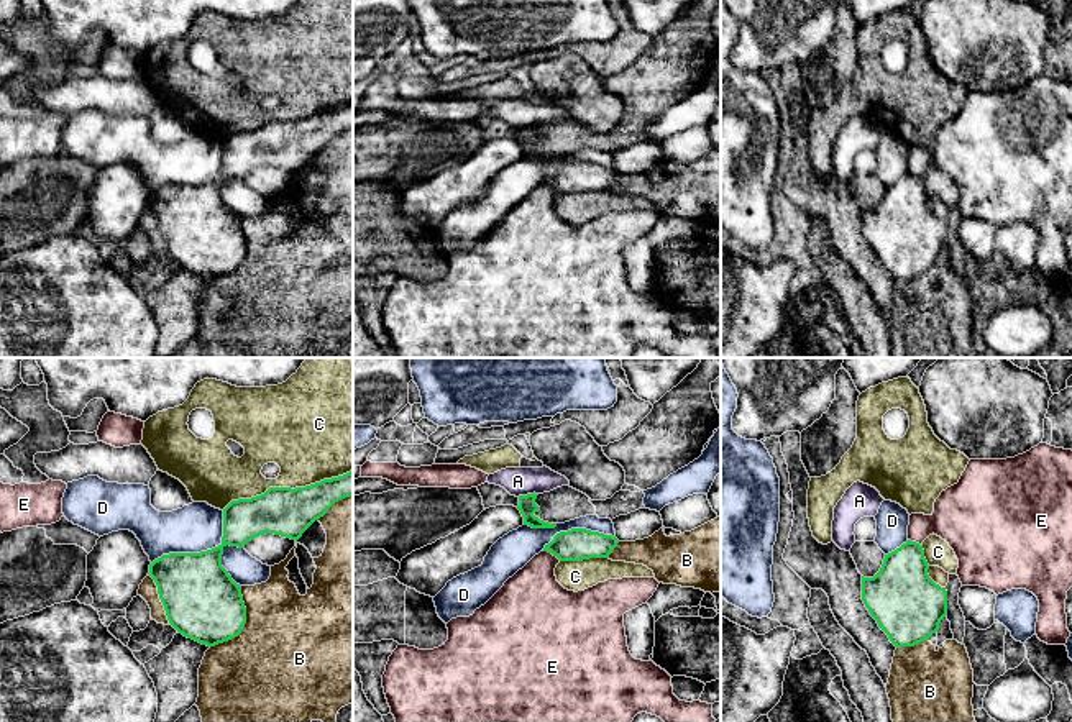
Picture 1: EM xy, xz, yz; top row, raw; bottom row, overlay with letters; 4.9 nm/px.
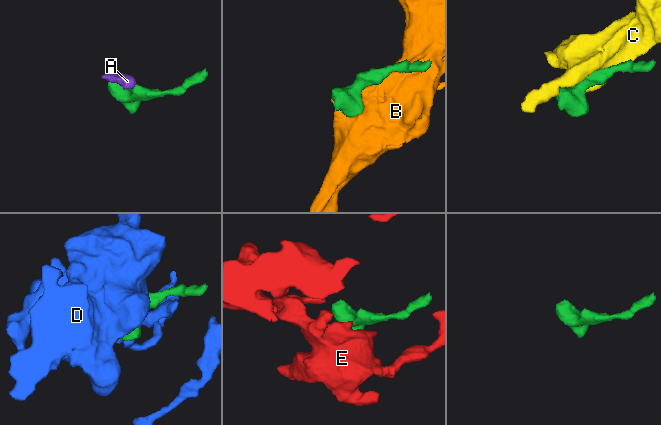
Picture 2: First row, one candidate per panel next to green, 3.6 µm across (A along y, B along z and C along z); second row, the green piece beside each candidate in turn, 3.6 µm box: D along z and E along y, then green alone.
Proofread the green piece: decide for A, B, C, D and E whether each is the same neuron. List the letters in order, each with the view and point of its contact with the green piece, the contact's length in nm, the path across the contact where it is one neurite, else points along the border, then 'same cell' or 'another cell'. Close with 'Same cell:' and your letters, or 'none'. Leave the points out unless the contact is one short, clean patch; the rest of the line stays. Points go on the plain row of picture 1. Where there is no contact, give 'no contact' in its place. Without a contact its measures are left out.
A: xz (527, 127) | 110 nm | another cell
B: xy (245, 255) | 340 nm | another cell
C: xy (286, 120) | 650 nm | another cell
D: xy (196, 186) | 460 nm | another cell
E: xz (552, 186) | 100 nm | along xz (544, 182), (560, 192) | another cell
Same cell: none

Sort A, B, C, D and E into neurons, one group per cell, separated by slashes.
A E / B / C / D

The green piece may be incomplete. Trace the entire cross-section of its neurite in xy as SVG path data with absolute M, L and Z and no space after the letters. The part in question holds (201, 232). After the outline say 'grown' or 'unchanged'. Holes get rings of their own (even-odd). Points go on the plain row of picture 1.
M353 103L305 120L269 120L261 128L231 133L223 141L223 169L218 179L200 185L163 187L149 197L148 207L158 218L169 256L184 269L207 279L238 269L246 256L246 240L241 218L222 199L223 180L227 177L243 180L264 166L297 174L335 135L350 128L353 128Z | unchanged

